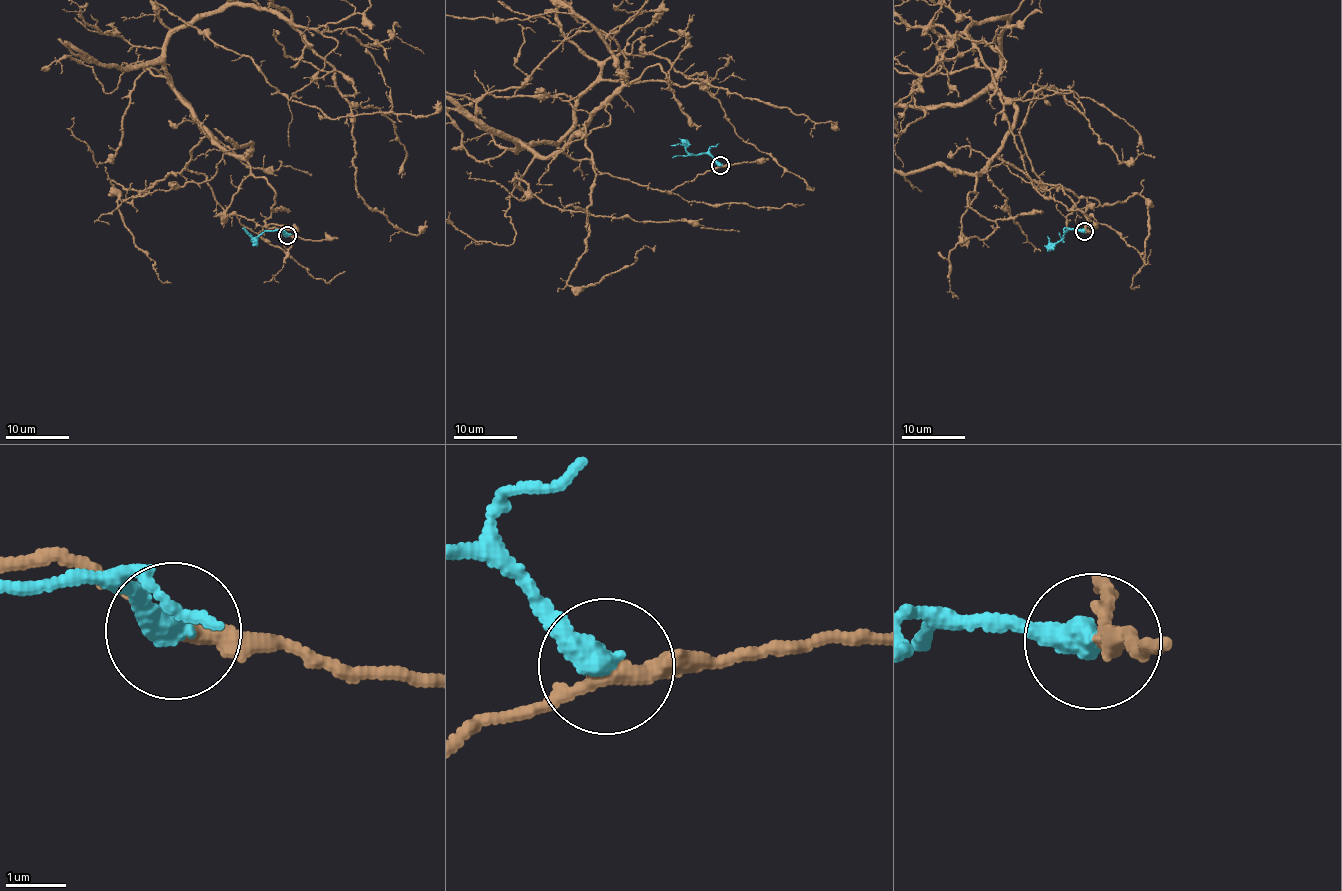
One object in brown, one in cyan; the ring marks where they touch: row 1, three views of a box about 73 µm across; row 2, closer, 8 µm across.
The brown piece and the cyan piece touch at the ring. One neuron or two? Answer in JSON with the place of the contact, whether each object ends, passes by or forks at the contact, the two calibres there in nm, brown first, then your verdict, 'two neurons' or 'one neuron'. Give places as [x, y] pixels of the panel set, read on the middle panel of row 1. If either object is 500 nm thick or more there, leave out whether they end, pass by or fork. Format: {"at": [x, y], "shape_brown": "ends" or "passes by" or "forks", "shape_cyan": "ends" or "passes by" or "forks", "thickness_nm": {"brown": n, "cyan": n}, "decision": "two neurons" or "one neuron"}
{"at": [720, 165], "shape_brown": "passes by", "shape_cyan": "ends", "thickness_nm": {"brown": 240, "cyan": 480}, "decision": "two neurons"}

